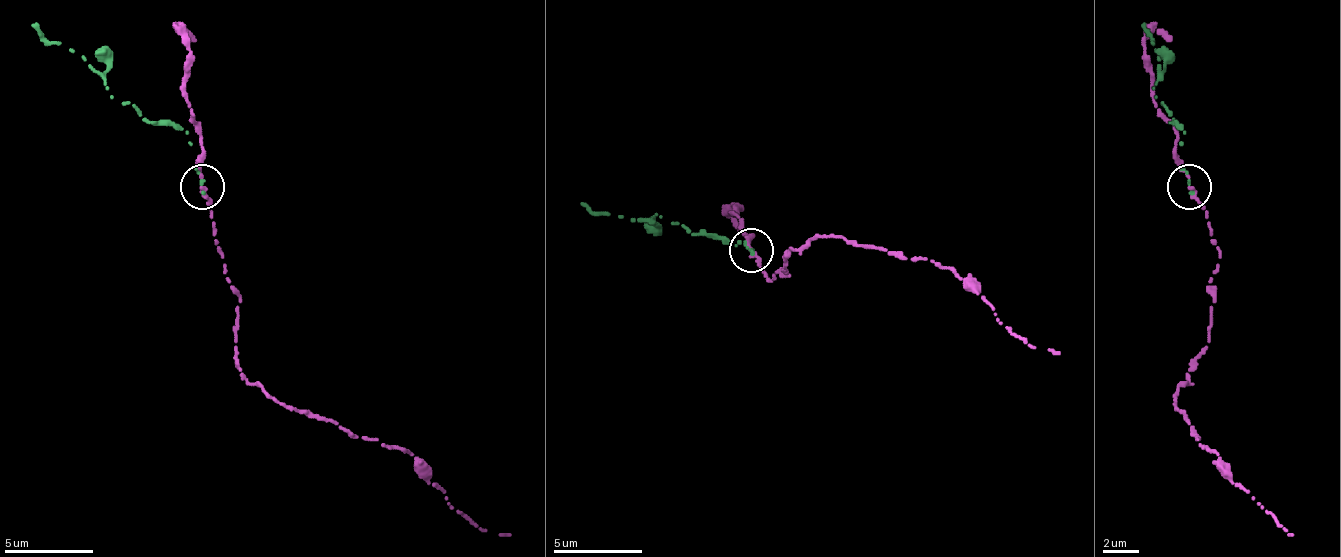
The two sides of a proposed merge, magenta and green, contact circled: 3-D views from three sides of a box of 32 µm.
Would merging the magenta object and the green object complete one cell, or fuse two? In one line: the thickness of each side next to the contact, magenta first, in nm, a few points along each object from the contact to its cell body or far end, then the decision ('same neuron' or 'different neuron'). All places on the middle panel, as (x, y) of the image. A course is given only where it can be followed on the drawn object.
calibres 200 and 200 nm; course magenta (752, 251), (770, 282), (788, 273), (792, 251), (828, 237), (952, 269), (1014, 335), (1032, 348), (1058, 353); course green (752, 251), (744, 242), (735, 246), (659, 215), (633, 220), (593, 215), (580, 202); different neuron

